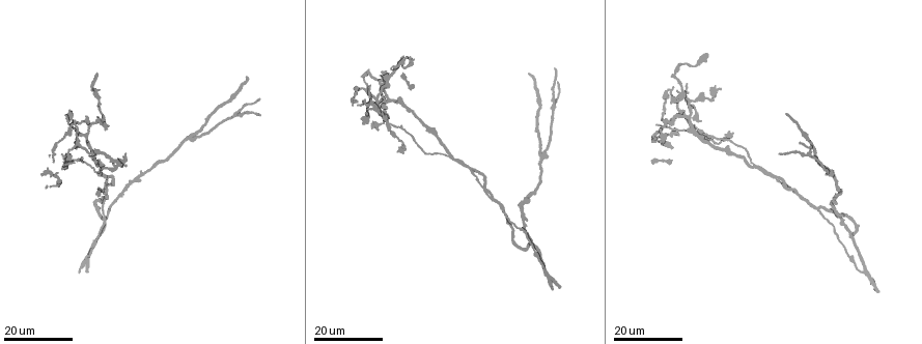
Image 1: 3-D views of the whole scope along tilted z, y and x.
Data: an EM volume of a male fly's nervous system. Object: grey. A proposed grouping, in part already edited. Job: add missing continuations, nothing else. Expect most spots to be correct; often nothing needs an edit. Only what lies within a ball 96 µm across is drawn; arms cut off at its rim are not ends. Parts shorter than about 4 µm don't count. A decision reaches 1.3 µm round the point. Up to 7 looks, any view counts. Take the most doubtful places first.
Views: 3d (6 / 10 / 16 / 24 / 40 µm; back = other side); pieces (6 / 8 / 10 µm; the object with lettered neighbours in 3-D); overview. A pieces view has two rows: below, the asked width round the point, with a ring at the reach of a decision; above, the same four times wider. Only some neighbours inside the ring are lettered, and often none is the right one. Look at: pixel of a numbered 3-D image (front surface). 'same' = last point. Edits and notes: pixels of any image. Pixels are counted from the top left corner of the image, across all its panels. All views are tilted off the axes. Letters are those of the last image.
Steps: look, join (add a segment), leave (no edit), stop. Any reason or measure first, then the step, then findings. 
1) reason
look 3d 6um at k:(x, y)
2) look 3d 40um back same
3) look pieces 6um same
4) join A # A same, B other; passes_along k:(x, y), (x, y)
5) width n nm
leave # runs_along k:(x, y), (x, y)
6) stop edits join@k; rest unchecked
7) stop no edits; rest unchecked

an open end
look 3d 24um at 1:(721, 88)

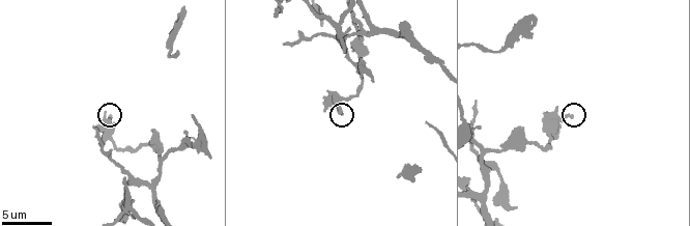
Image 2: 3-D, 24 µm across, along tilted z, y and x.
see the neighbours
look pieces 8um at 2:(571, 116)

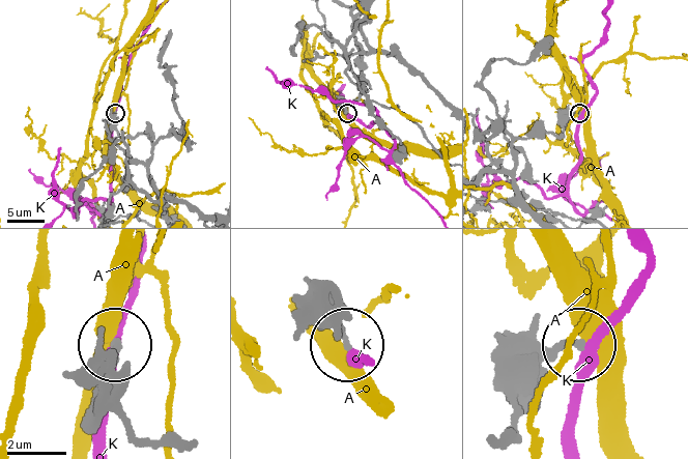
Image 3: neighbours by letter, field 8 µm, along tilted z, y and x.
leave # A other, K other; no lettered segment goes on from it

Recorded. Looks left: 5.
tapers out
look 3d 10um at 2:(477, 101)

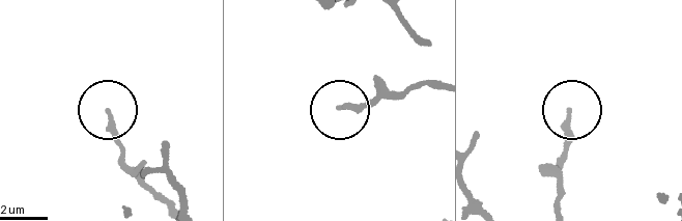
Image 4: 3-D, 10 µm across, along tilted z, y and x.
what lies round it
look pieces 10um at 4:(338, 106)

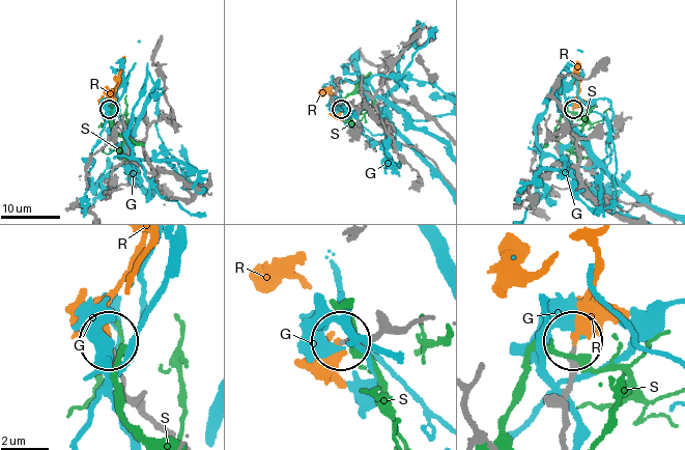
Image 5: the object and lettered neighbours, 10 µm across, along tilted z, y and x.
join R # G other, R same, S other; passes_along 5:(565, 414), (573, 339), (597, 269), (594, 254); it goes on there

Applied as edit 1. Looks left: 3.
redraw
look overview

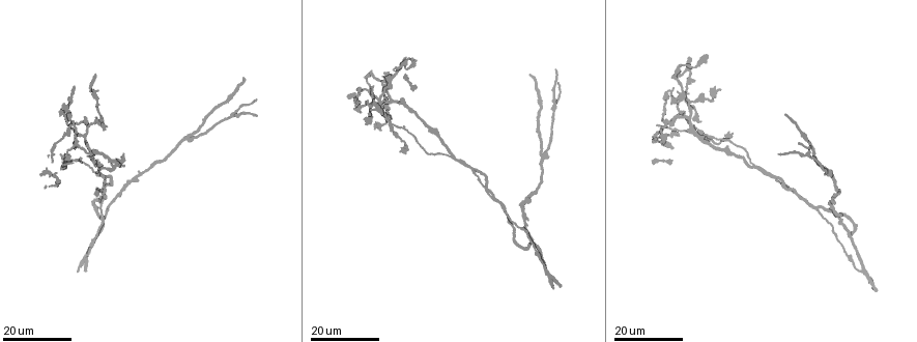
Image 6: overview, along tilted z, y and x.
an open end
look 3d 24um at 6:(528, 220)

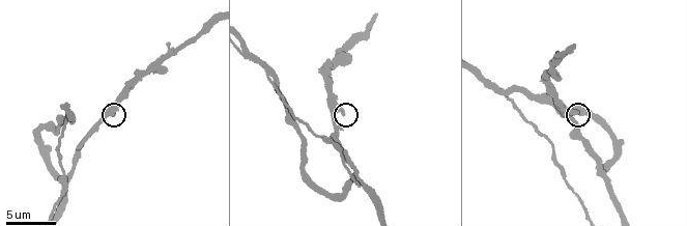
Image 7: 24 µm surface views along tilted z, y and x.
look pieces 8um at 7:(575, 112)

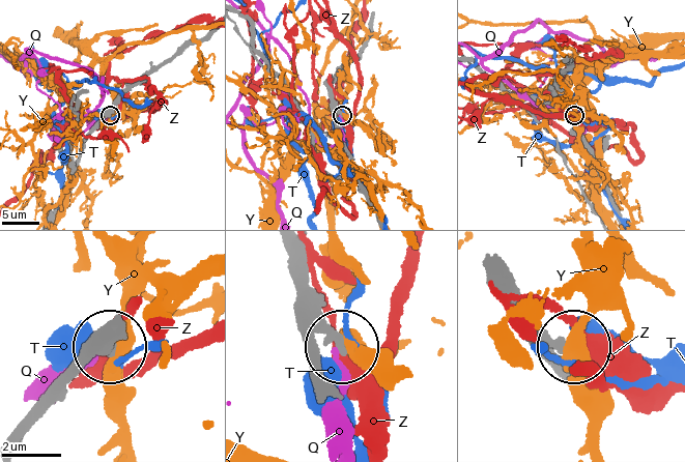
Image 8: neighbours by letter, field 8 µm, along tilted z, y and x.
leave # Q other, T other, Y other, Z other; none of them fits

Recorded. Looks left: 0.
stop edits join@5; rest unchecked

